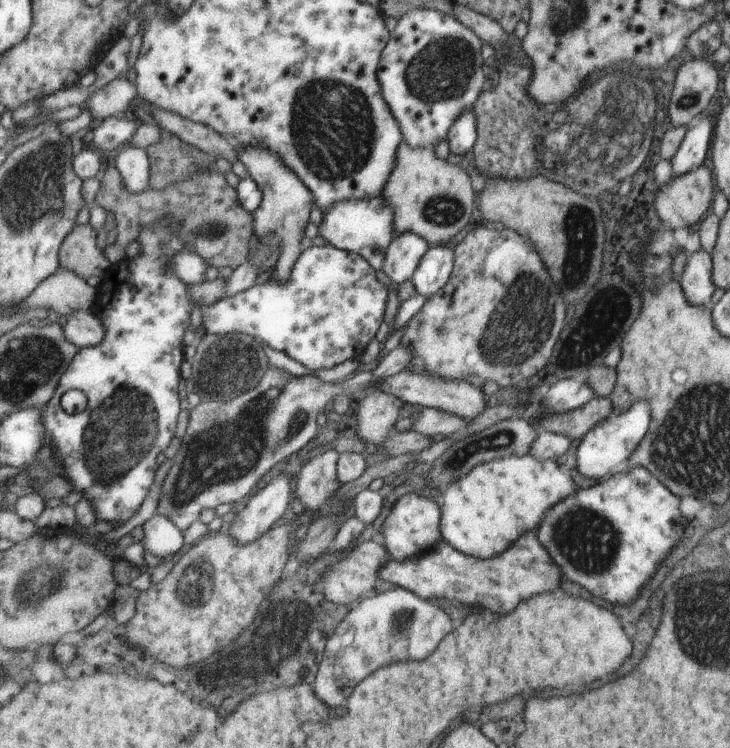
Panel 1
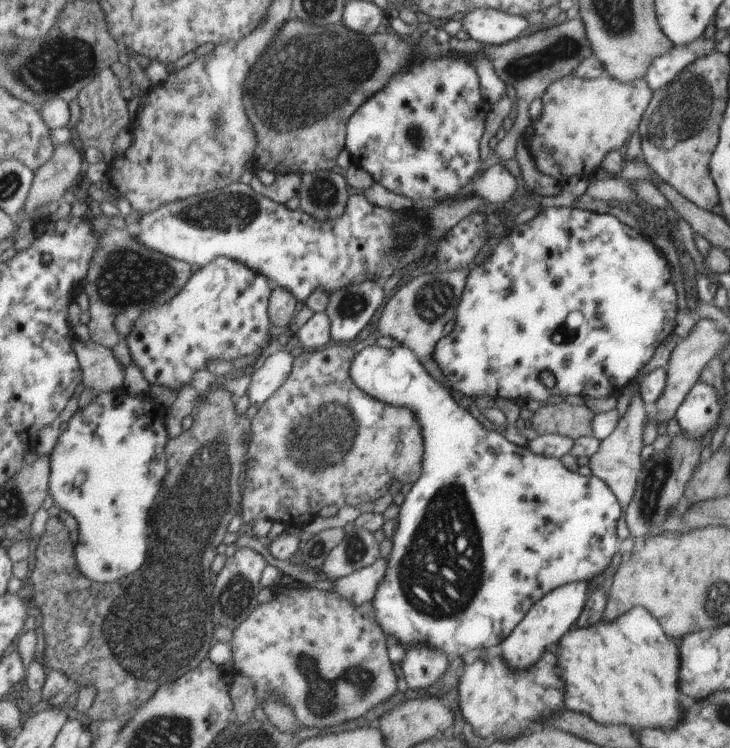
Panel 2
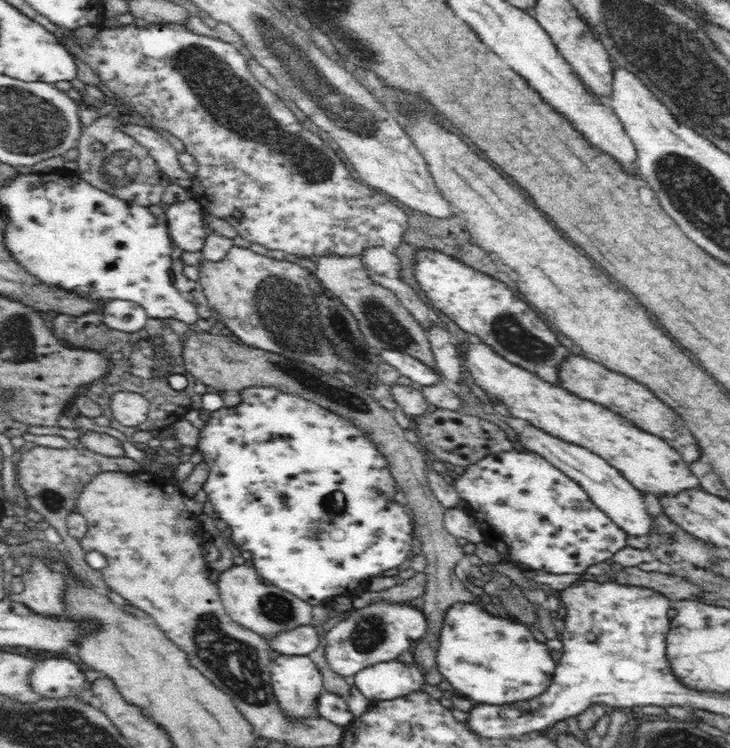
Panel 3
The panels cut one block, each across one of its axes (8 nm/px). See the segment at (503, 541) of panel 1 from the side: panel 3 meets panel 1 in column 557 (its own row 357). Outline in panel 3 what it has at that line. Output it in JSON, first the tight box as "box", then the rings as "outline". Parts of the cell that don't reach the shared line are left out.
{"box":[468,344,700,498],"outline":[[[472,344],[468,348],[468,368],[476,384],[482,386],[488,392],[488,396],[502,402],[508,408],[508,414],[512,414],[514,418],[528,420],[530,426],[536,426],[546,434],[554,434],[566,440],[568,444],[578,444],[580,448],[600,456],[606,464],[616,468],[620,476],[628,478],[628,482],[632,482],[632,486],[640,494],[652,494],[660,498],[666,494],[680,494],[692,488],[700,492],[700,480],[692,474],[692,470],[680,458],[680,454],[674,448],[670,448],[664,440],[632,426],[628,420],[598,404],[580,400],[558,386],[532,378],[530,372],[500,358],[500,354],[492,350],[492,346]]]}

